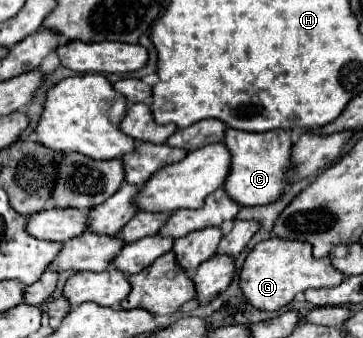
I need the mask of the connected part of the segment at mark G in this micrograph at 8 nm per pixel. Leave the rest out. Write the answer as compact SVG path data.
M271 237L267 241L261 241L255 245L255 249L249 253L249 257L243 263L241 269L241 289L249 303L253 303L257 309L265 311L279 311L287 303L293 301L295 293L307 291L313 287L333 287L343 281L341 271L337 271L329 259L315 259L313 249L309 243L301 241L289 241L289 239L277 239Z

